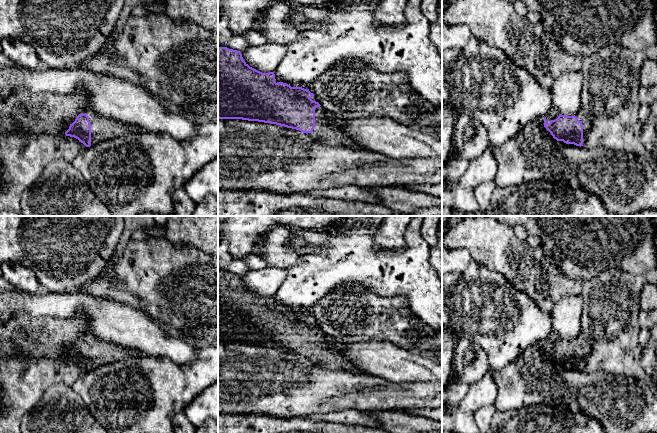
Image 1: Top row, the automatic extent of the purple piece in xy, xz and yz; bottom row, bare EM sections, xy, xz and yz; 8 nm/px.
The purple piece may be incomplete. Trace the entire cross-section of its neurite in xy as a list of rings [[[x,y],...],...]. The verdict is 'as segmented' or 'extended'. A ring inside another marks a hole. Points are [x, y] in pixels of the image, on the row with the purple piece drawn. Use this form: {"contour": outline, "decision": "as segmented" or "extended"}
{"contour": [[[87,111],[77,116],[65,135],[90,147],[114,136],[127,134],[131,130],[135,129],[120,121]]], "decision": "extended"}

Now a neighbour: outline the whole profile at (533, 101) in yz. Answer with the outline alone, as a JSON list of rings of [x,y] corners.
[[[472,35],[464,48],[442,51],[442,103],[455,116],[467,114],[478,119],[487,129],[489,144],[501,146],[532,120],[547,115],[552,108],[552,94],[550,89],[542,87],[527,70],[514,64],[504,51]]]

